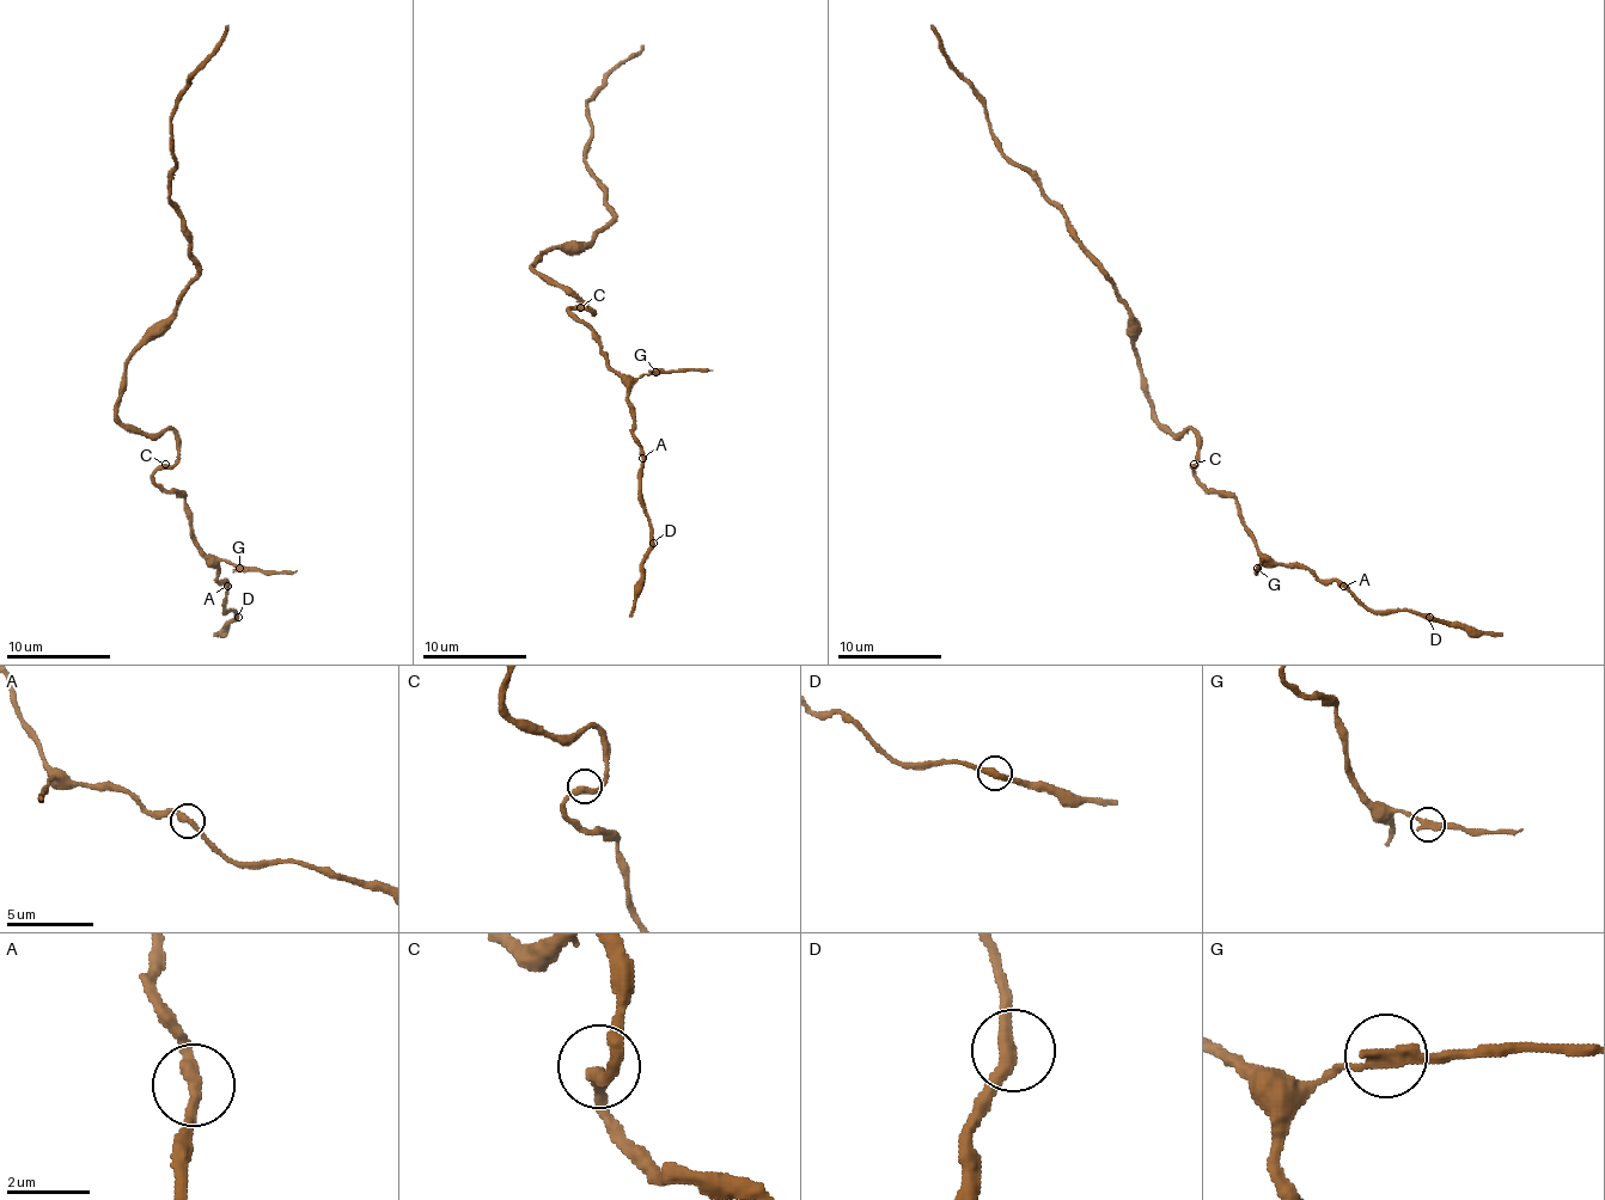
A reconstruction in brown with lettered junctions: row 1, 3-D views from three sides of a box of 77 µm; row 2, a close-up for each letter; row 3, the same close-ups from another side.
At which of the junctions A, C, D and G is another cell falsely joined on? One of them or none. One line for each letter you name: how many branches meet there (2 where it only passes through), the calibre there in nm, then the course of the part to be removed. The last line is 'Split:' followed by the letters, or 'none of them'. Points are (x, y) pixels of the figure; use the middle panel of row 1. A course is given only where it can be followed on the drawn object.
G: 2 | 320 nm | (655, 372), (713, 369)
Split: G

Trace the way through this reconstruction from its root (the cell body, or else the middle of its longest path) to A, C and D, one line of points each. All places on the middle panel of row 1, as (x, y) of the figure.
A: (539, 274), (571, 289), (593, 312), (571, 307), (627, 387), (633, 432), (642, 458)
C: (539, 274), (571, 289), (593, 312), (580, 307)
D: (539, 274), (571, 289), (593, 312), (571, 307), (627, 387), (633, 432), (642, 458), (640, 507), (653, 543)

